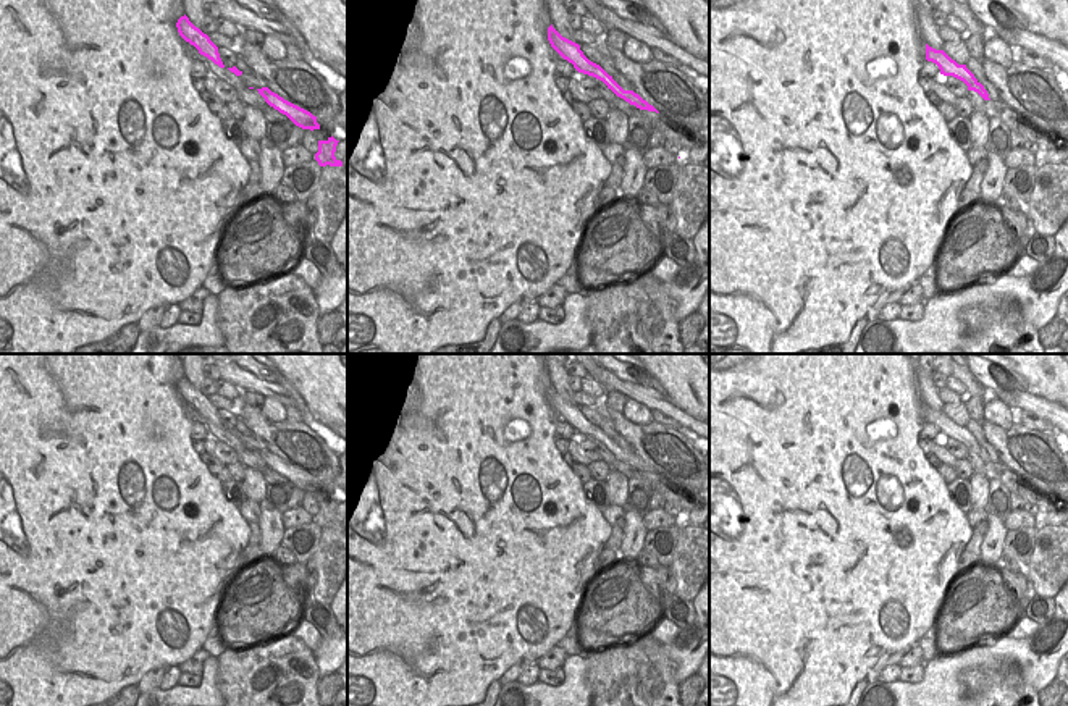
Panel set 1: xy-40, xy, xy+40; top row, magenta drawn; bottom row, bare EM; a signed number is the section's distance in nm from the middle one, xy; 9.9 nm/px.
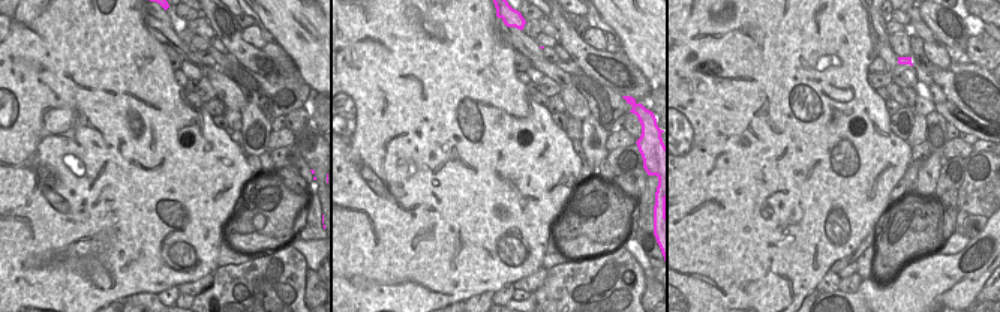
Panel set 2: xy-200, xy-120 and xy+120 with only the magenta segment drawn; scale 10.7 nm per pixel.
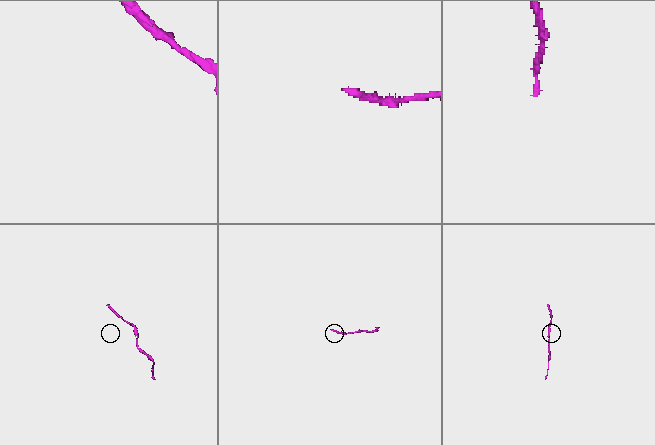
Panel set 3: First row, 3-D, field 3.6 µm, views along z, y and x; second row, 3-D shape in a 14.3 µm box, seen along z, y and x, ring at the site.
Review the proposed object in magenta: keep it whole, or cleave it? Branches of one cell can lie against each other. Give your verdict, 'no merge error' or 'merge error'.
no merge error

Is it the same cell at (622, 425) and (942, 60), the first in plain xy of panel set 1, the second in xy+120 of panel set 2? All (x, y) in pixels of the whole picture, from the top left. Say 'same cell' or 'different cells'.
different cells

